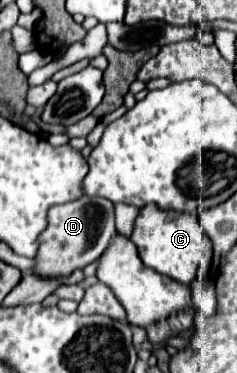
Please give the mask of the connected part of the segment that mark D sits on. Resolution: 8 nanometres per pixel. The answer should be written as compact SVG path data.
M79 197L77 201L69 201L63 205L53 205L47 211L47 227L39 235L39 249L35 255L35 267L33 273L37 277L67 277L75 269L83 269L85 265L93 263L95 257L99 257L111 243L111 237L117 233L115 229L115 215L113 215L113 203L107 199L97 197Z

